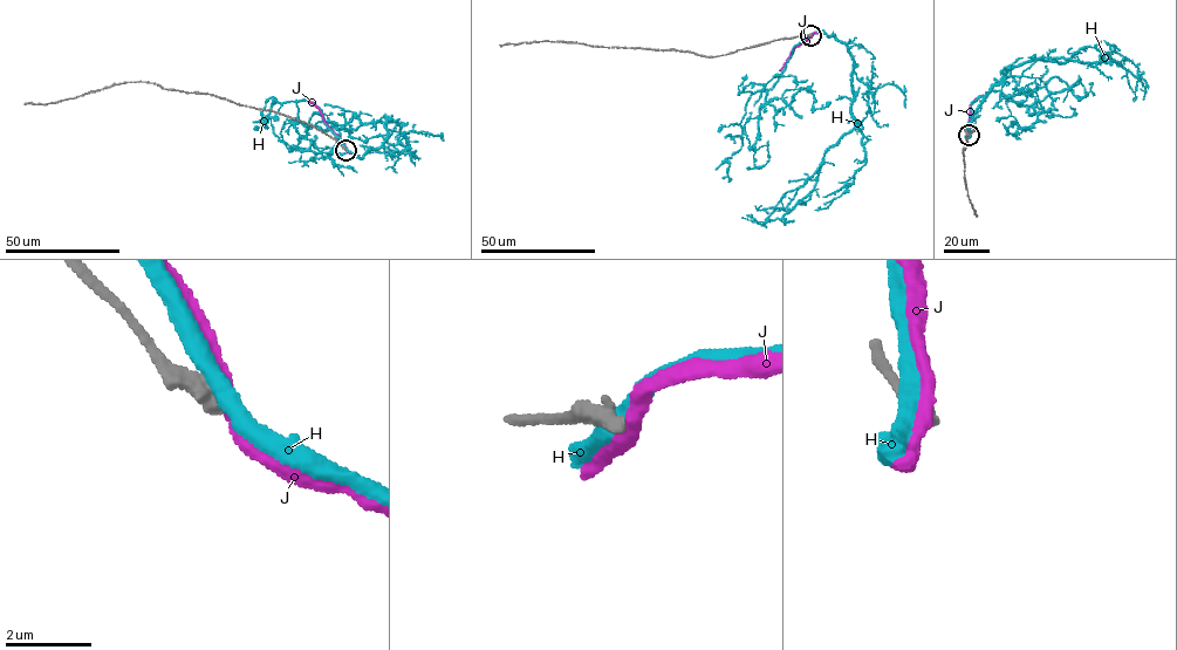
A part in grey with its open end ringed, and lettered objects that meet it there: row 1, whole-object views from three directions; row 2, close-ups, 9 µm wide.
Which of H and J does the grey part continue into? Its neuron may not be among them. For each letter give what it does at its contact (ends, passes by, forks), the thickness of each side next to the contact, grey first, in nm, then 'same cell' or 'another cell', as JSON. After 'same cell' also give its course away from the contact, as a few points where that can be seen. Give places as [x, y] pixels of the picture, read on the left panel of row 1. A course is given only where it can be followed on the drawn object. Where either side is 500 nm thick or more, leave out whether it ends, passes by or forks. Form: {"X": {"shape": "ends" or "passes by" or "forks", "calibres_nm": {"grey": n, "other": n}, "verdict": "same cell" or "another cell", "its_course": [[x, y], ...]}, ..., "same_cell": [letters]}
{"H": {"calibres_nm": {"grey": 500, "other": 440}, "verdict": "another cell"}, "J": {"shape": "passes by", "calibres_nm": {"grey": 440, "other": 360}, "verdict": "another cell"}, "same_cell": []}

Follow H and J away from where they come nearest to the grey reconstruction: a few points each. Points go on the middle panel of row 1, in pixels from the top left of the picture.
H: (811, 35), (821, 32), (847, 46), (855, 125), (828, 148), (813, 190), (789, 211), (765, 221), (741, 217)
J: (812, 35), (794, 47), (779, 70)

